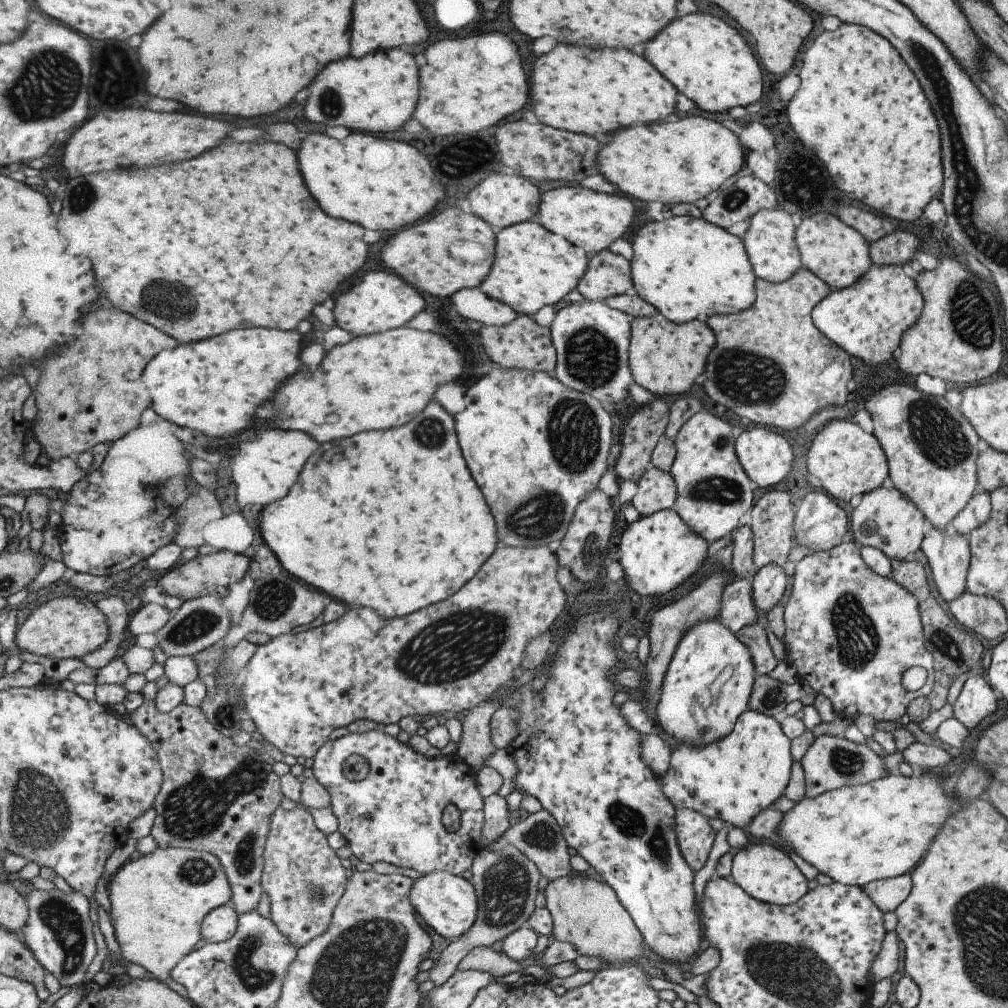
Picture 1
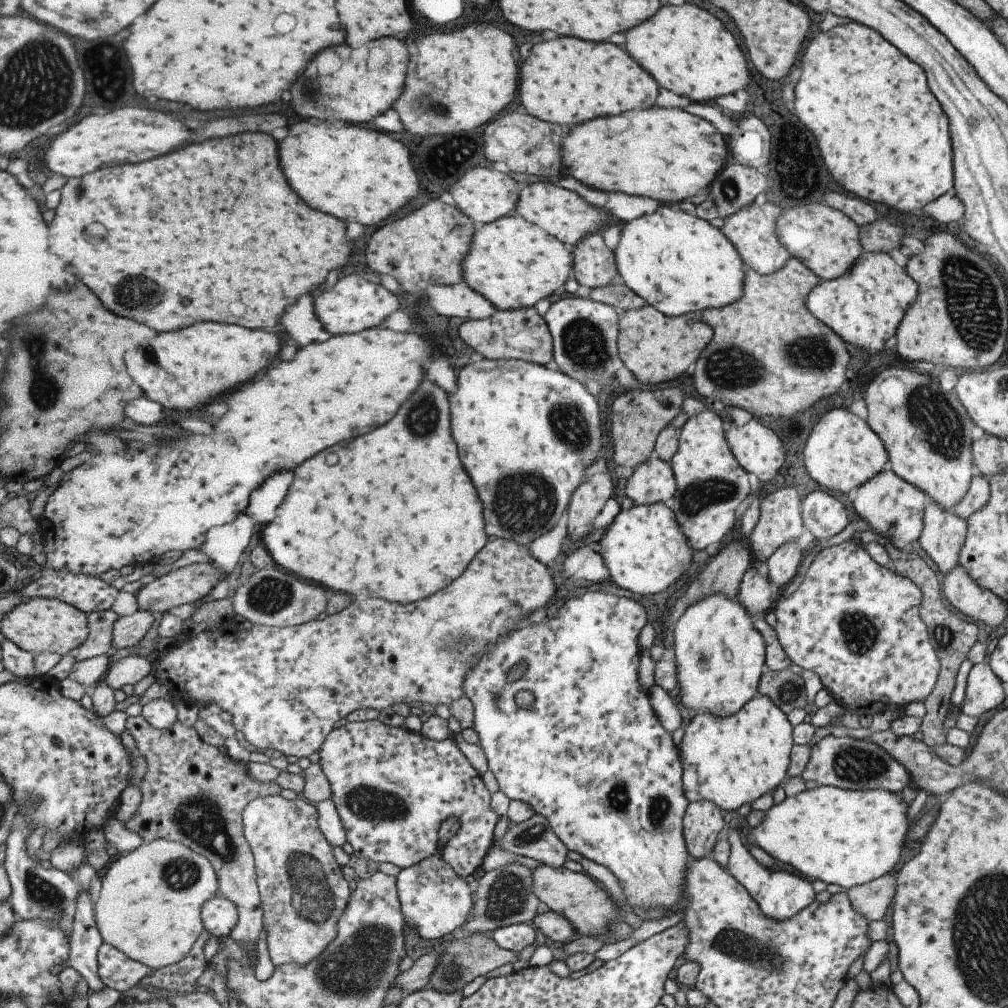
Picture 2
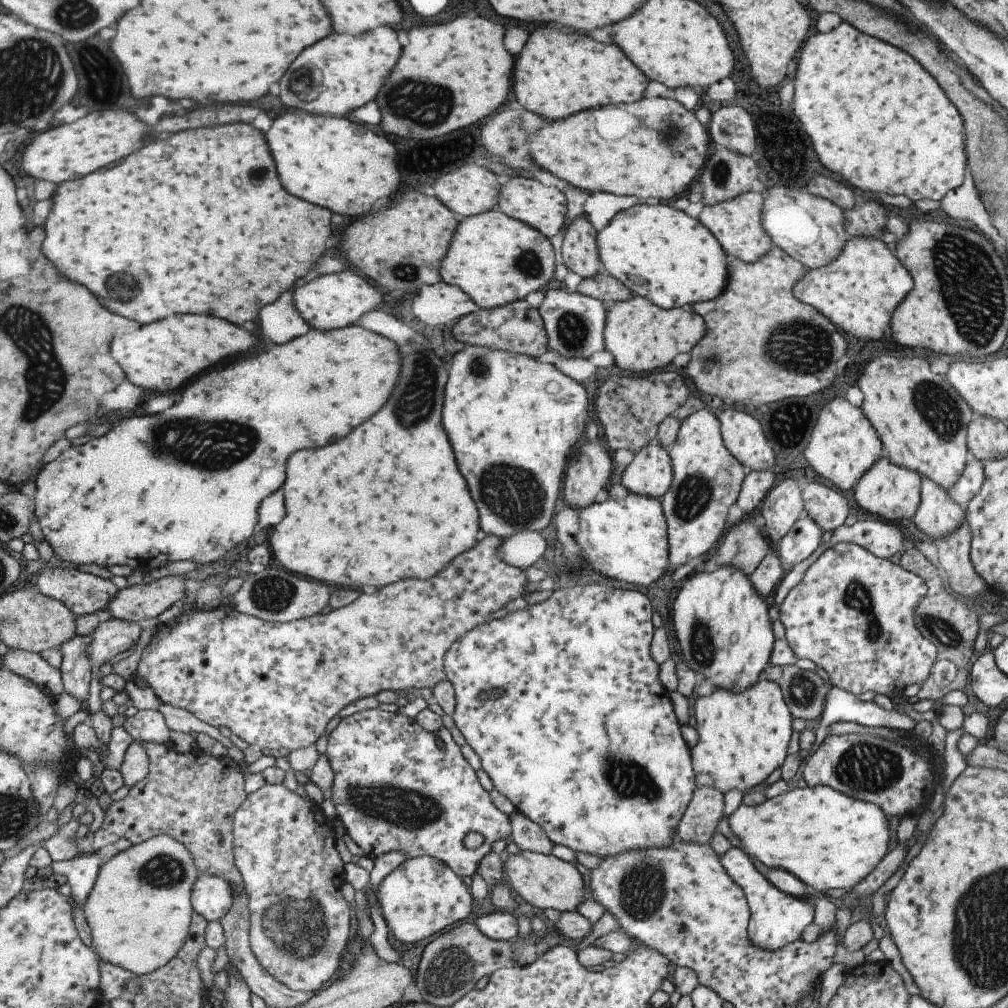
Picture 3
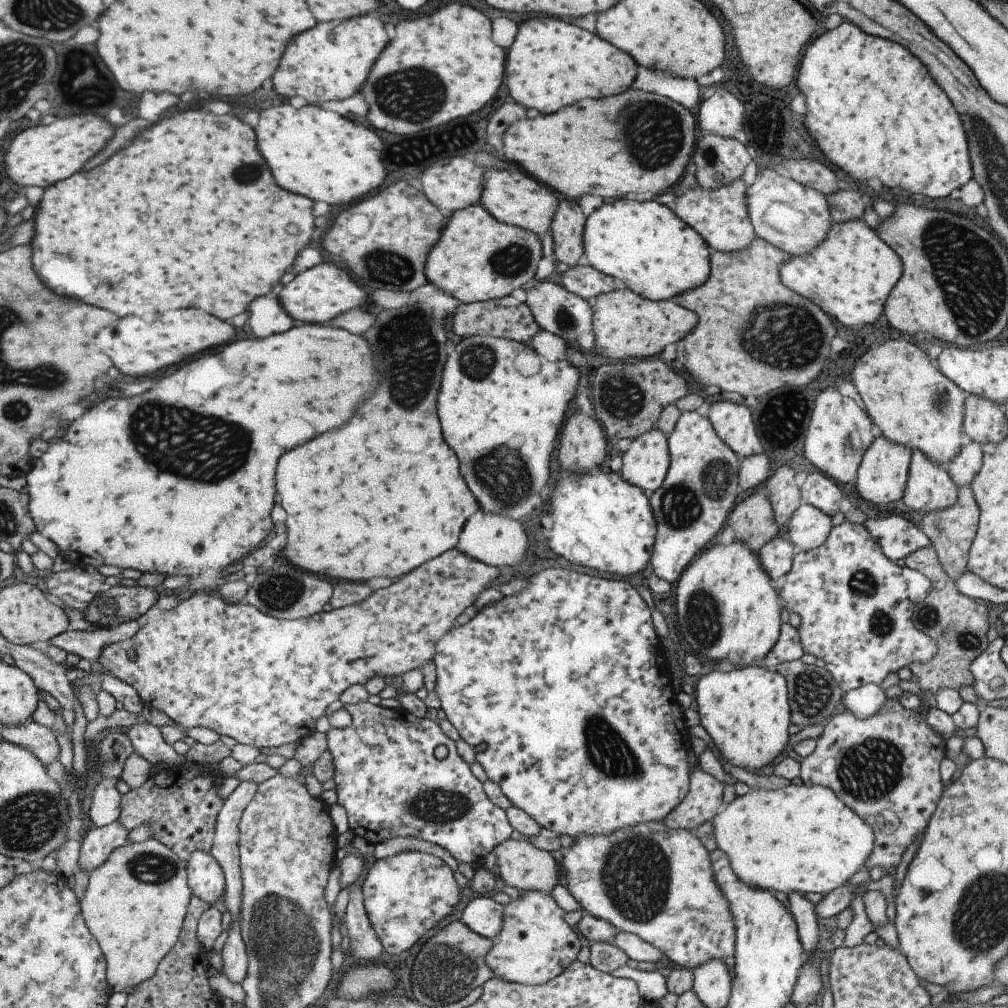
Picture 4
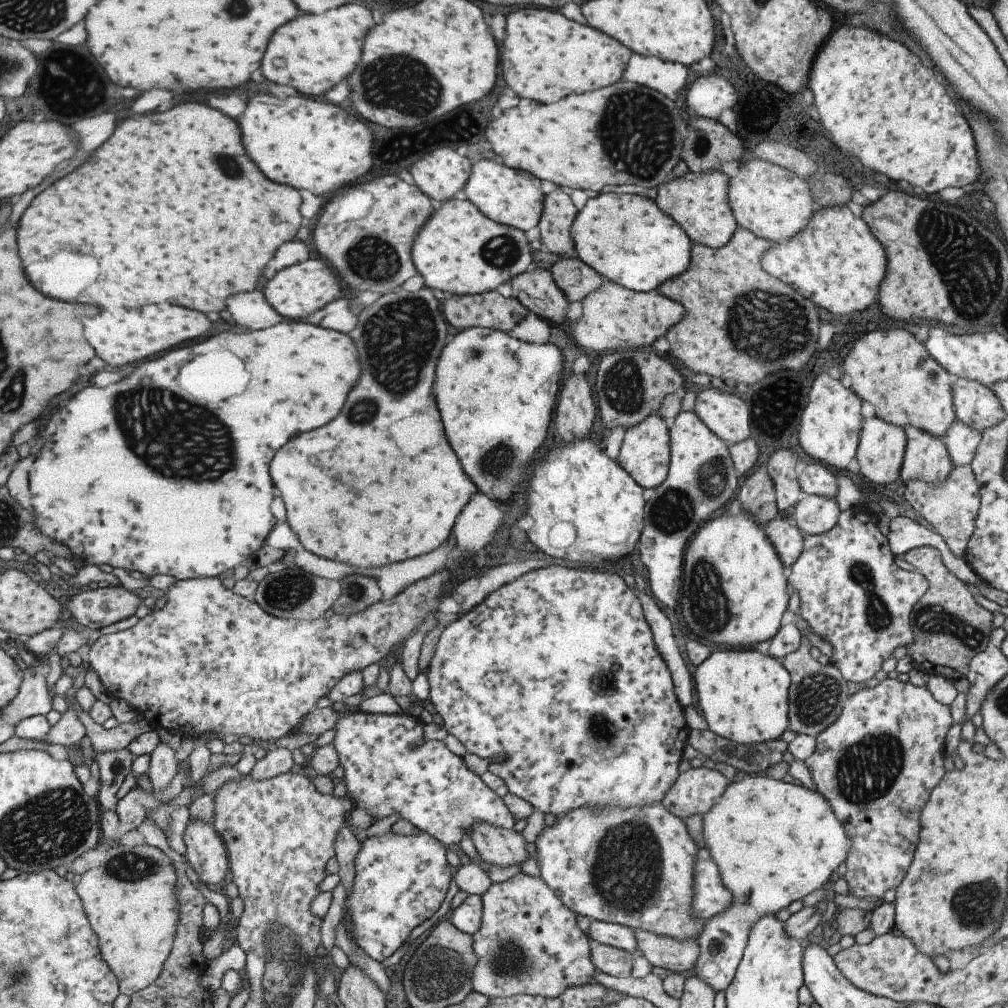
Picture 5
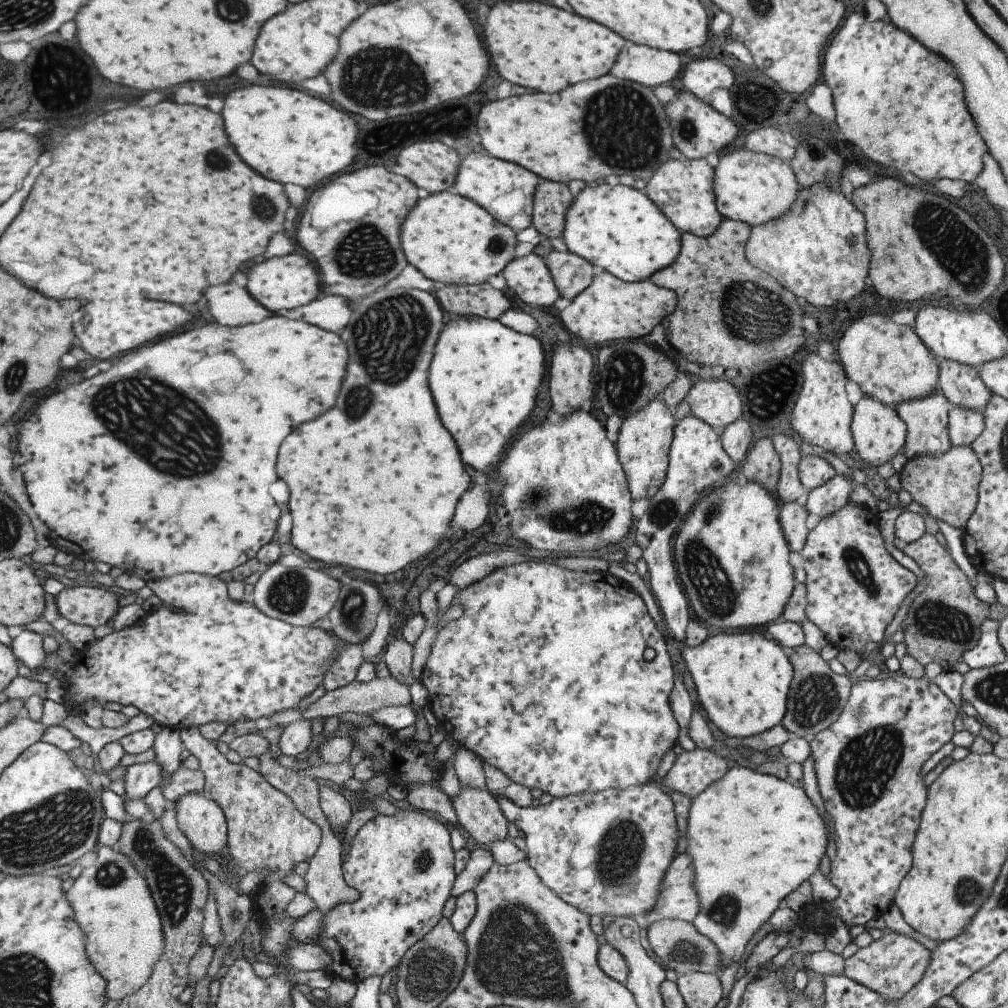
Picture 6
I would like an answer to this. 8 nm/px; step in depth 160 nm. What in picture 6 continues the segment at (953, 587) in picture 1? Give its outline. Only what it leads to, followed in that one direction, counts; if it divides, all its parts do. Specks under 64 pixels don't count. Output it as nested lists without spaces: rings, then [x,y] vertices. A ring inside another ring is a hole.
[[[937,389],[926,397],[903,401],[895,405],[896,413],[906,426],[902,453],[907,460],[913,457],[936,457],[950,447],[950,440],[948,439],[948,412],[950,407],[951,404]]]

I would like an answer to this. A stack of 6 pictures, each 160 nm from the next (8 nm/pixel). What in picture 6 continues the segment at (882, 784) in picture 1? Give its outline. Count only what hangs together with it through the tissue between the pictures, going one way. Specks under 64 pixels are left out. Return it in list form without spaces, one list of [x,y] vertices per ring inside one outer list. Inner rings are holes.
[[[735,765],[729,769],[717,782],[710,784],[705,790],[702,790],[695,798],[691,799],[689,814],[687,816],[686,838],[687,848],[686,855],[690,856],[694,868],[694,880],[692,885],[696,895],[698,896],[699,910],[692,920],[691,924],[697,929],[699,934],[708,938],[718,950],[720,955],[720,964],[722,968],[726,968],[733,962],[737,962],[747,946],[747,942],[751,940],[751,936],[763,922],[769,920],[773,911],[783,903],[783,898],[793,892],[801,884],[815,873],[819,868],[819,862],[825,855],[825,846],[827,846],[827,830],[823,819],[817,813],[815,806],[807,797],[803,789],[793,786],[789,780],[777,778],[773,775],[764,775],[758,773],[753,768],[743,768]]]

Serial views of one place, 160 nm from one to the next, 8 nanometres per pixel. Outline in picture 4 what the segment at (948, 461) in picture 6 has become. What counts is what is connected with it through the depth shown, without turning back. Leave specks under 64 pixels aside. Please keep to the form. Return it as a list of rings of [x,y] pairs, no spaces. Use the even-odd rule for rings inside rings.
[[[969,485],[957,488],[956,493],[957,500],[949,508],[921,514],[920,525],[920,529],[936,552],[941,568],[952,581],[956,581],[968,570],[968,550],[976,533],[979,518],[979,509]]]

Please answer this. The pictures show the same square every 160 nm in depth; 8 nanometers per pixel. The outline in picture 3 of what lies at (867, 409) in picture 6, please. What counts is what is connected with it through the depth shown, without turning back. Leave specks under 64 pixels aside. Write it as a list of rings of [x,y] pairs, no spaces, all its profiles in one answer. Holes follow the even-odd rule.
[[[885,456],[875,461],[853,487],[853,498],[859,508],[863,508],[888,523],[912,519],[920,501],[920,476],[915,471],[891,464]]]

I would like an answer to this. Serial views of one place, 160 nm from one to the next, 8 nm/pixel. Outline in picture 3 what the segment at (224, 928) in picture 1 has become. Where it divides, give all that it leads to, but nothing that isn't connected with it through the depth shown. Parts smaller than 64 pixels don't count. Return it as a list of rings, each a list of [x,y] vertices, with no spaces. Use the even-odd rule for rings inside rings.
[[[199,873],[191,892],[192,909],[206,922],[223,918],[232,907],[232,892],[221,877]]]

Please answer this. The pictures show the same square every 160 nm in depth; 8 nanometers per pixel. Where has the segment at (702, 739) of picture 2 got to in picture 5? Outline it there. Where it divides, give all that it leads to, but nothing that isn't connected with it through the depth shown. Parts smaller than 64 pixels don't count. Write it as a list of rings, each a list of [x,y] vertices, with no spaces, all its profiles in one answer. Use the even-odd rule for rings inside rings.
[[[727,647],[715,650],[693,670],[693,684],[697,694],[699,715],[707,723],[708,730],[716,736],[729,739],[736,744],[756,744],[779,739],[787,729],[789,672],[771,656],[763,656],[751,648]]]

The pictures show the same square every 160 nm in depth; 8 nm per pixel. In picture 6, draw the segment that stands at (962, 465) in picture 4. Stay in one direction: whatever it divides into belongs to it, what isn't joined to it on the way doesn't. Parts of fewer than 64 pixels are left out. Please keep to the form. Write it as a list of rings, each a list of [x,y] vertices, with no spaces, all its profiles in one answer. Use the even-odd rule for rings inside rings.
[[[951,406],[948,412],[948,439],[951,447],[969,447],[981,434],[984,422],[981,413]]]

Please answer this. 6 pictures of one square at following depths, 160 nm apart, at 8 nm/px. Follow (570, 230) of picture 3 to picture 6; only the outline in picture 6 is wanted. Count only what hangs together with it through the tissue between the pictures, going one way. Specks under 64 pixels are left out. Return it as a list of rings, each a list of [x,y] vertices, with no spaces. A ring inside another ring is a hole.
[[[541,180],[532,198],[532,225],[542,237],[562,236],[565,213],[574,196],[565,183]]]

